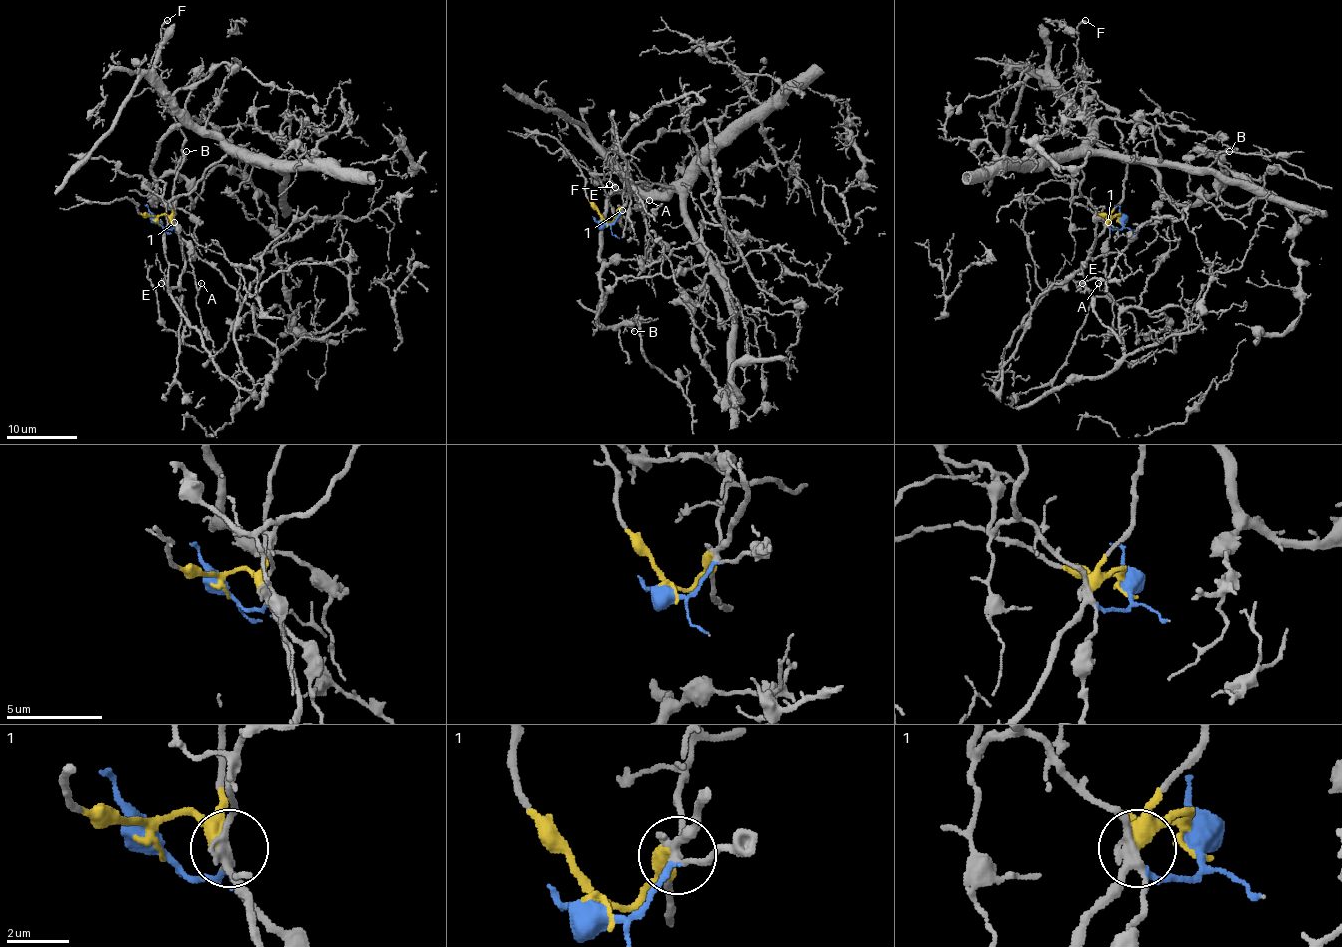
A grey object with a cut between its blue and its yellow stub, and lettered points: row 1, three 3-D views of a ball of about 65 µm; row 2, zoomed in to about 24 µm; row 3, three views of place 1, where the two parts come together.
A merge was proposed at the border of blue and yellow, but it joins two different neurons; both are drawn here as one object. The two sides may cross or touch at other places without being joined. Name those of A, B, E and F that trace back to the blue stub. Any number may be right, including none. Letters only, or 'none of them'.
A, B

